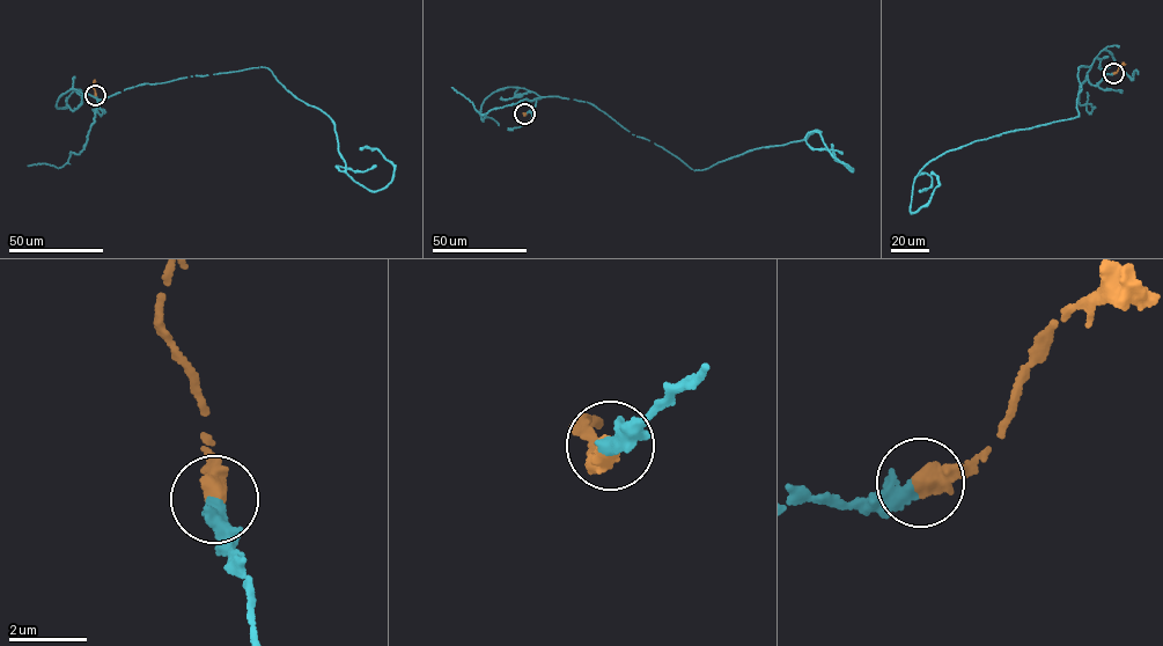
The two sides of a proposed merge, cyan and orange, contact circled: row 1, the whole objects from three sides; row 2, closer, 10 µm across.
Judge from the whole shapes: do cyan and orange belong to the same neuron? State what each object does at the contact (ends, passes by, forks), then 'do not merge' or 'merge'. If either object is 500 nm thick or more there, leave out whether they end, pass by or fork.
merge

